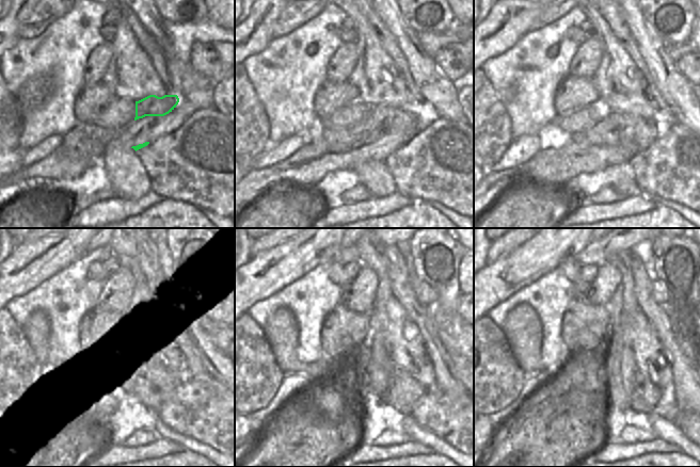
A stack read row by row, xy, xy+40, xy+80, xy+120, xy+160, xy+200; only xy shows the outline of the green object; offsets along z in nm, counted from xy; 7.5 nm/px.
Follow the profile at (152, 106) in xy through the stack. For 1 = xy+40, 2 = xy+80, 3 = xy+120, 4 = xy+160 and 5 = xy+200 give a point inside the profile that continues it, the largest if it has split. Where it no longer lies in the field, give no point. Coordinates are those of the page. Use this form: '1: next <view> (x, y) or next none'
1: next xy+40 (401, 126)
2: next xy+80 (637, 132)
3: next xy+120 (159, 381)
4: next xy+160 (404, 390)
5: next xy+200 (646, 395)

